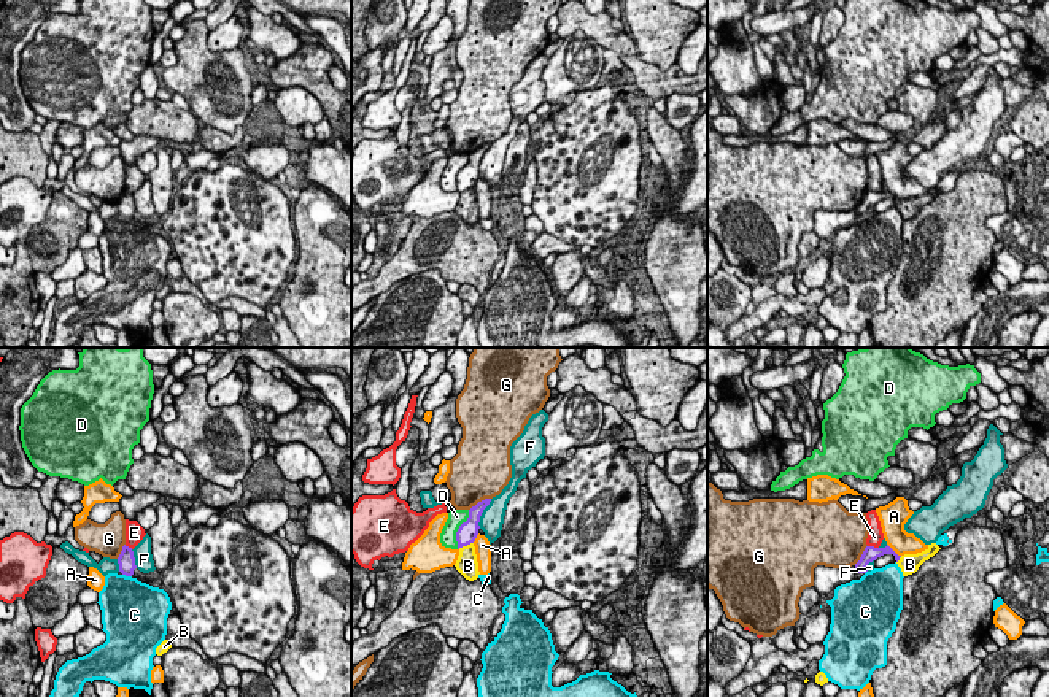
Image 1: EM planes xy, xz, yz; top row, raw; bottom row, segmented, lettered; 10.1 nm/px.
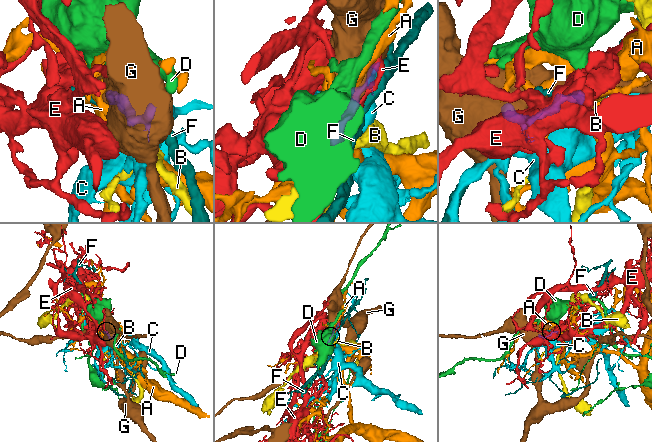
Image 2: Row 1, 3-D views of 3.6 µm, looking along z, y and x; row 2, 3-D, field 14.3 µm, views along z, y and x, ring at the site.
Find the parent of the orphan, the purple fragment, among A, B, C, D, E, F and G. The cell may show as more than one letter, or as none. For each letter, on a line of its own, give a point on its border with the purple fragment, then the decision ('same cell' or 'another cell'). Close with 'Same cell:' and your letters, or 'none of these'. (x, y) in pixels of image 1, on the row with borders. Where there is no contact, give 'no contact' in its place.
A: yz (892, 550) | another cell
B: xz (464, 545) | another cell
C: xy (127, 575) | same cell
D: xz (458, 529) | another cell
E: yz (873, 546) | another cell
F: xz (482, 512) | another cell
G: xz (479, 502) | another cell
Same cell: C

